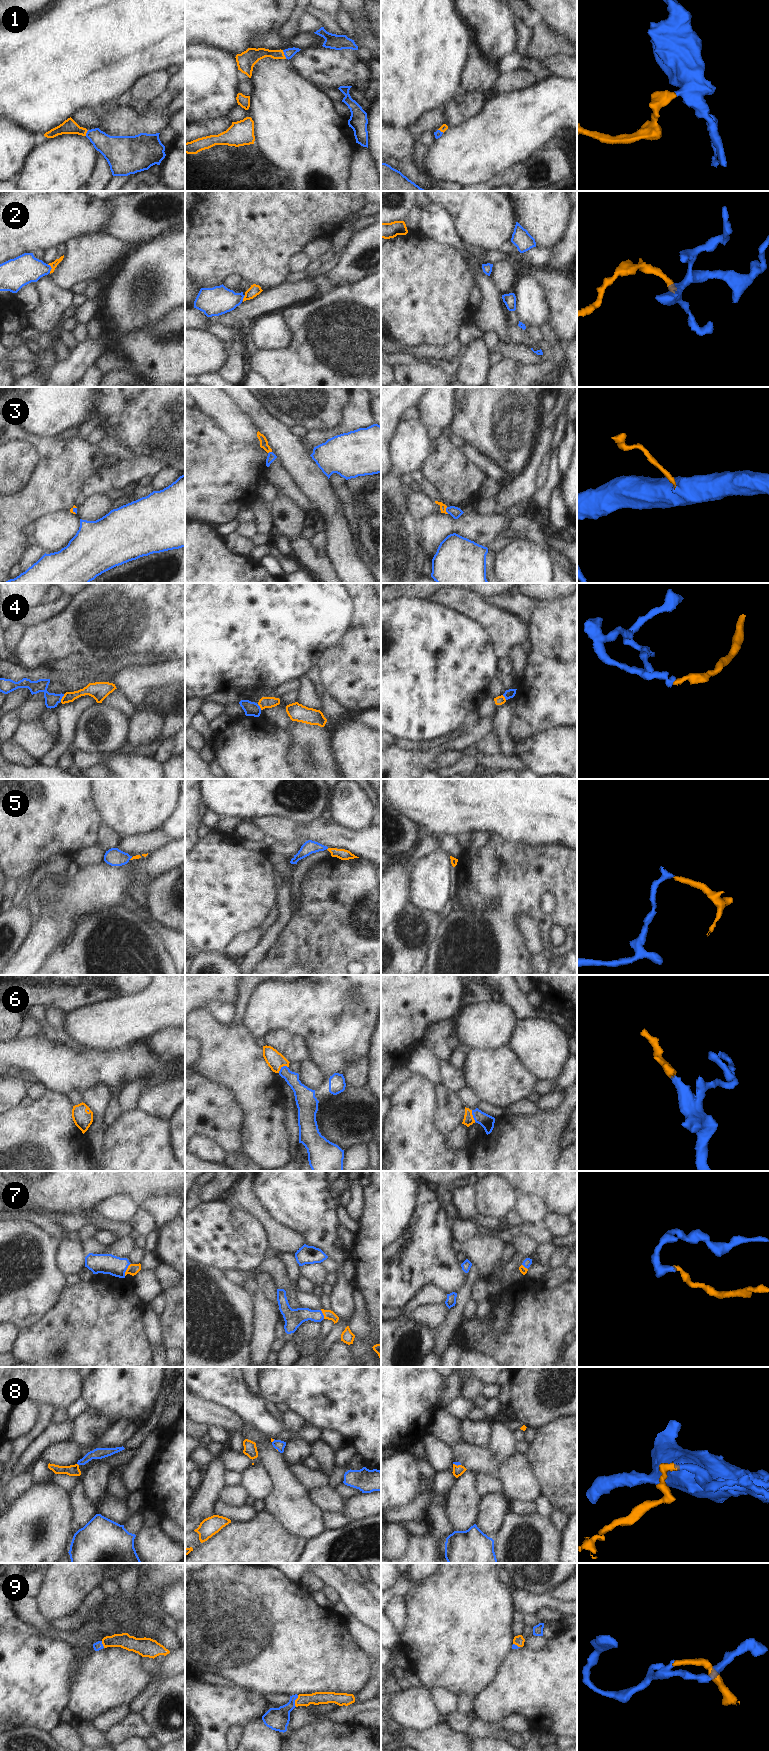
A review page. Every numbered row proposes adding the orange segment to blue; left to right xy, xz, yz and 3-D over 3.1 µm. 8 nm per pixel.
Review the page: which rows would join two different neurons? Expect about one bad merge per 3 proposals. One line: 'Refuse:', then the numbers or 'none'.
Refuse: 4

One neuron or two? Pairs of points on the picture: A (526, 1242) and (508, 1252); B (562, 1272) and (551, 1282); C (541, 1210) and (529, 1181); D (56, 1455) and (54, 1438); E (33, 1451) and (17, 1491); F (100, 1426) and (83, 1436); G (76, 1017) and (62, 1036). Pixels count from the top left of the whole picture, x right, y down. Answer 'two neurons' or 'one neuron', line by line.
A: two neurons
B: one neuron
C: two neurons
D: two neurons
E: two neurons
F: one neuron
G: two neurons

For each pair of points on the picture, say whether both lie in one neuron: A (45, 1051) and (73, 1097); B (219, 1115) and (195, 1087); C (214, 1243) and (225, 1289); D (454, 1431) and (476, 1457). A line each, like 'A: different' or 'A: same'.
A: different
B: same
C: different
D: different

